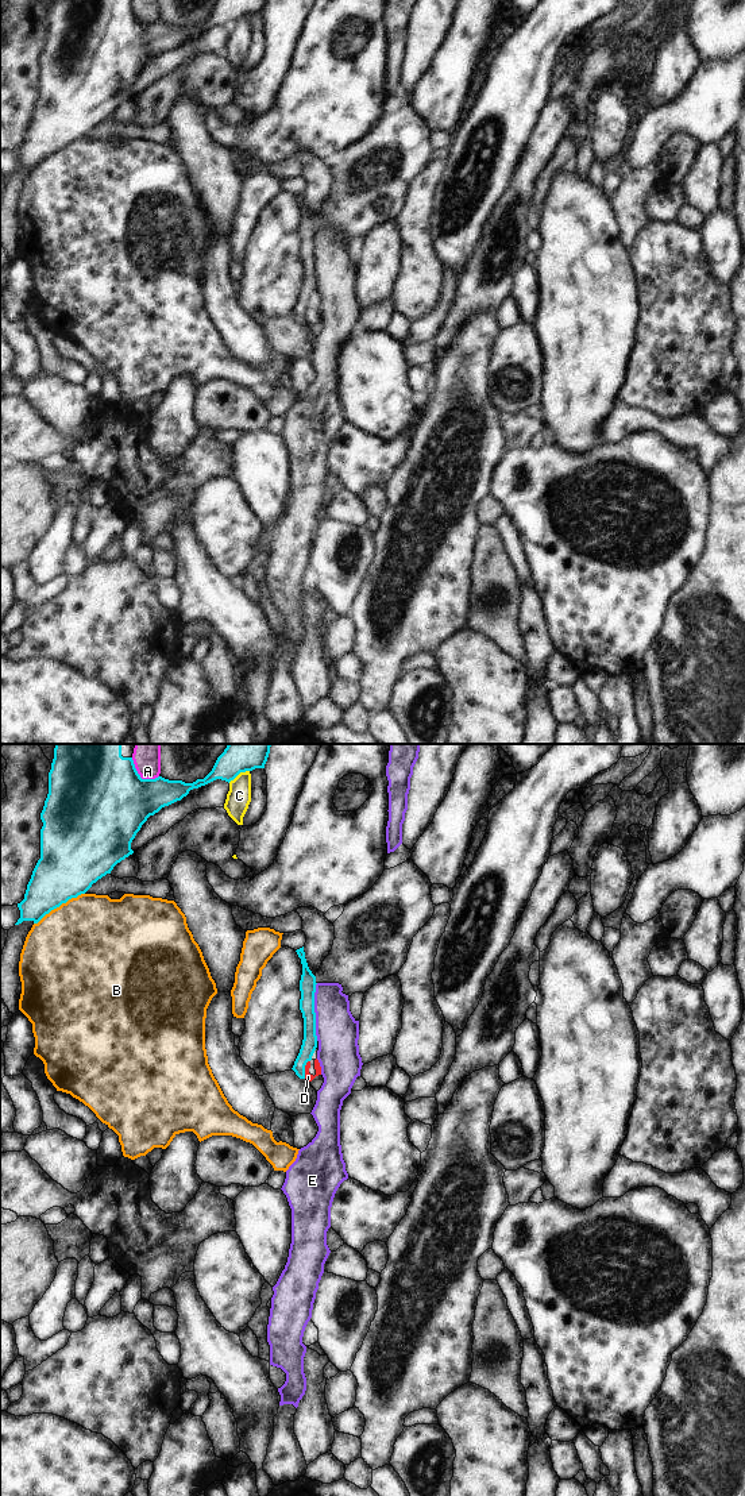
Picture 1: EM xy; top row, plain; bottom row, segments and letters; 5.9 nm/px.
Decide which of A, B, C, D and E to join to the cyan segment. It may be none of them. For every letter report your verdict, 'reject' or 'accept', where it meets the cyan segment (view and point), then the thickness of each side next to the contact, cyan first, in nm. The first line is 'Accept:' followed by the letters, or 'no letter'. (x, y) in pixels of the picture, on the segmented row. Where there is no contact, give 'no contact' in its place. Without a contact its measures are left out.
Accept: no letter
A: reject | xy (139, 777) | 500/170 nm
B: reject | xy (58, 906) | 360/500 nm
C: reject | xy (238, 774) | 260/140 nm
D: reject | xy (304, 1070) | 90/50 nm
E: reject | xy (313, 1011) | 100/260 nm

